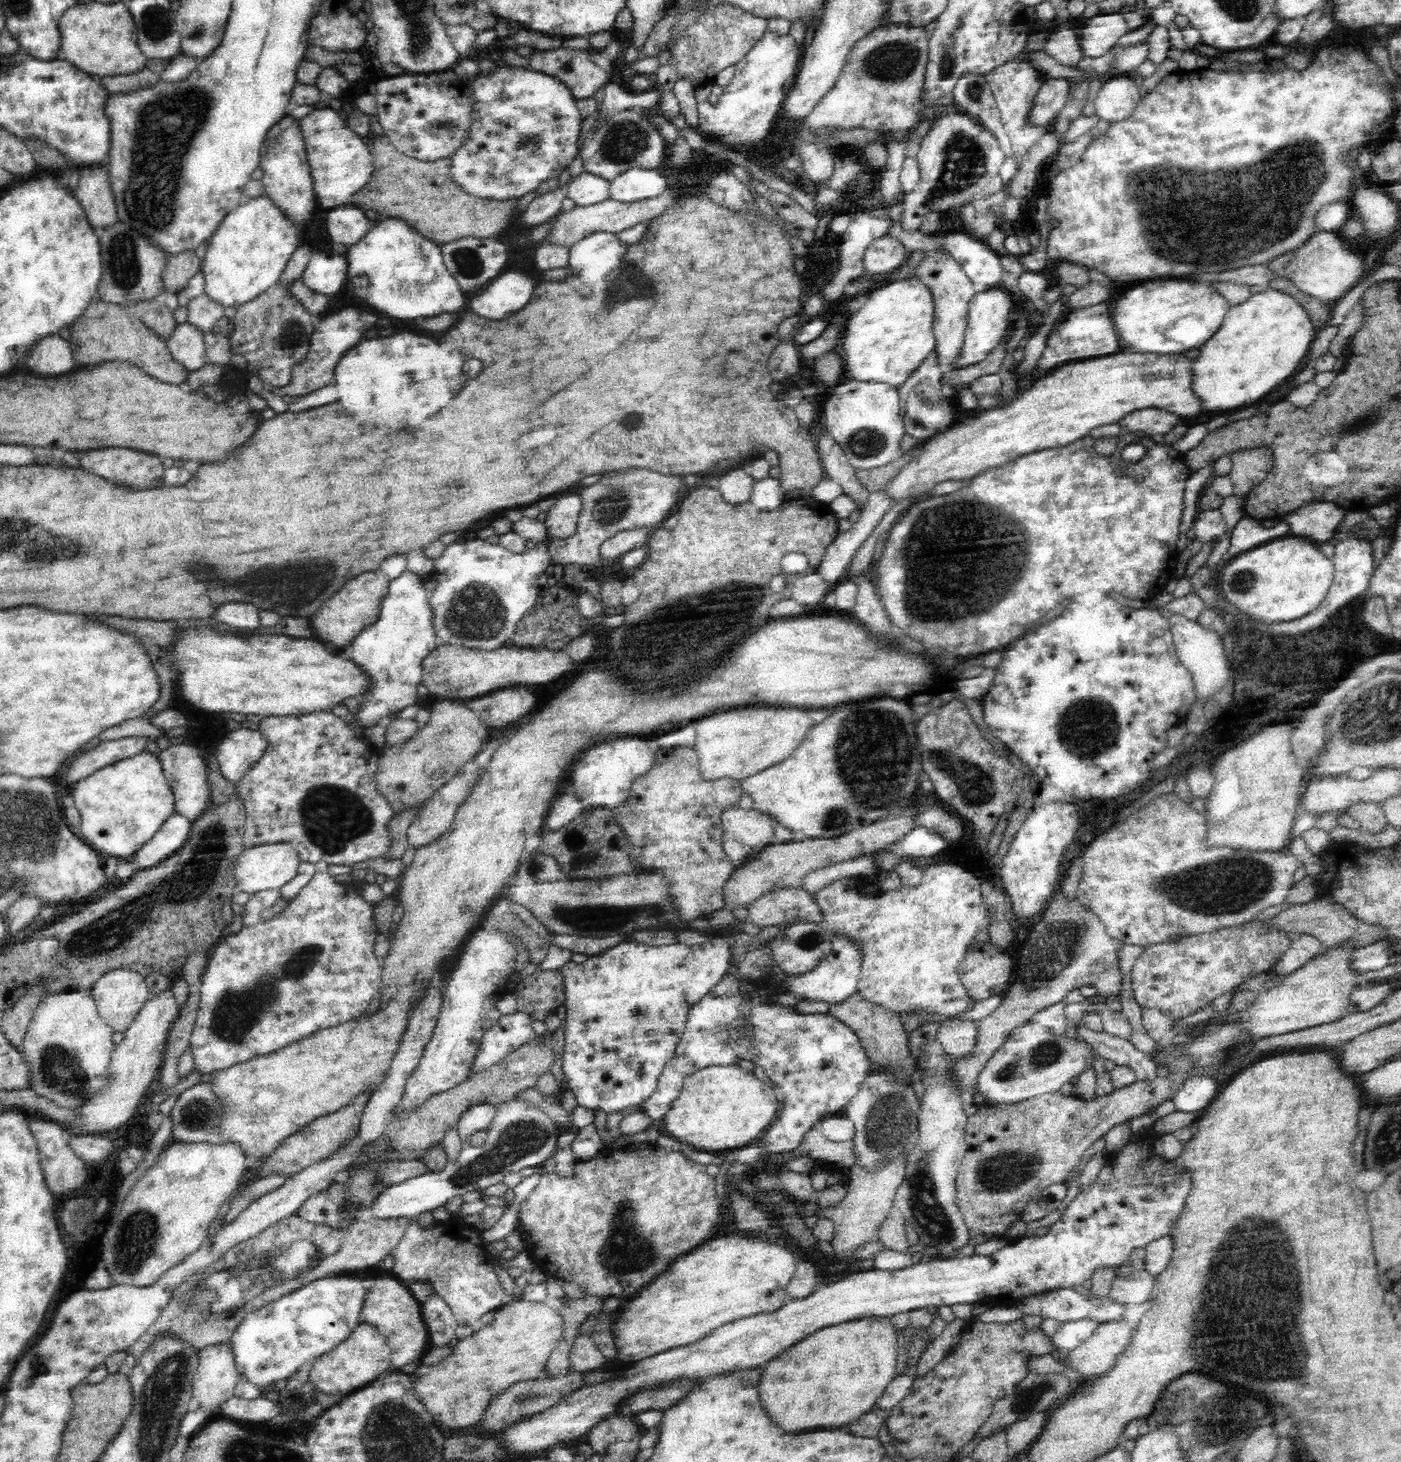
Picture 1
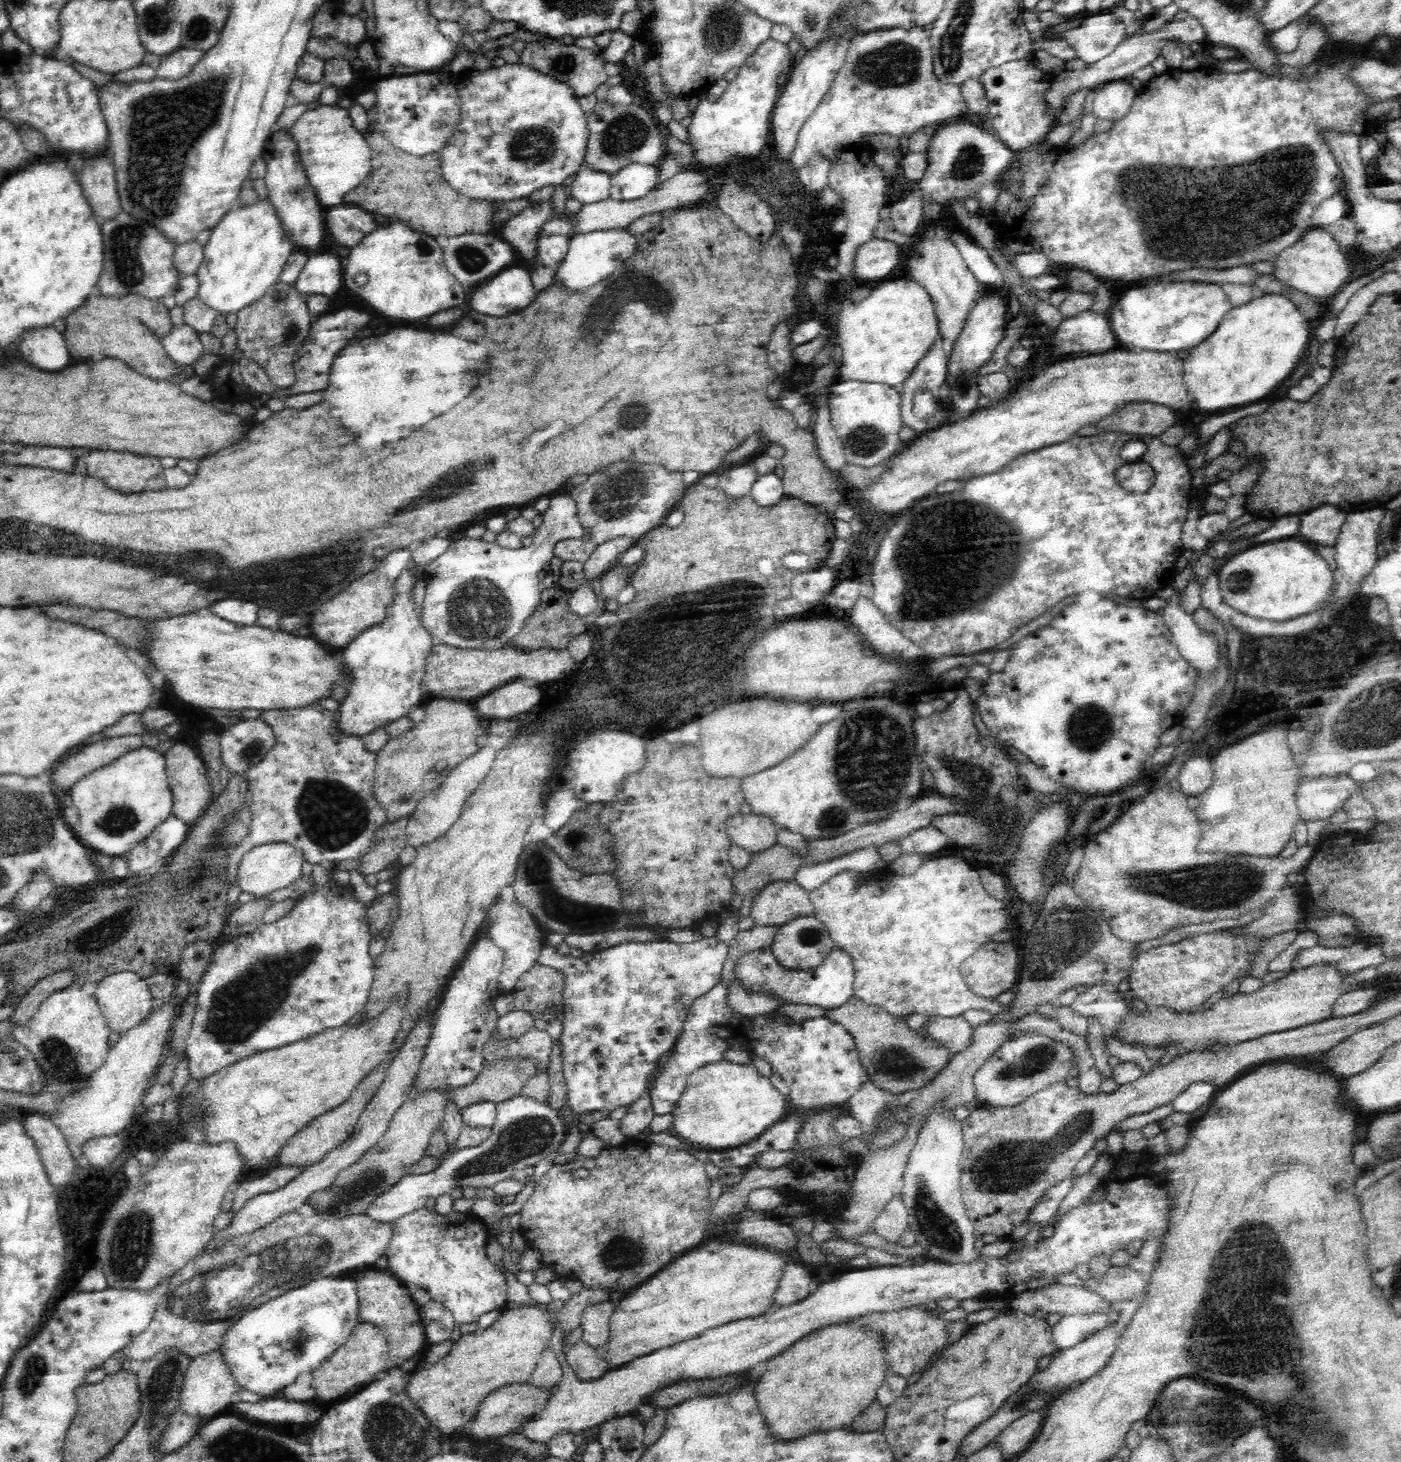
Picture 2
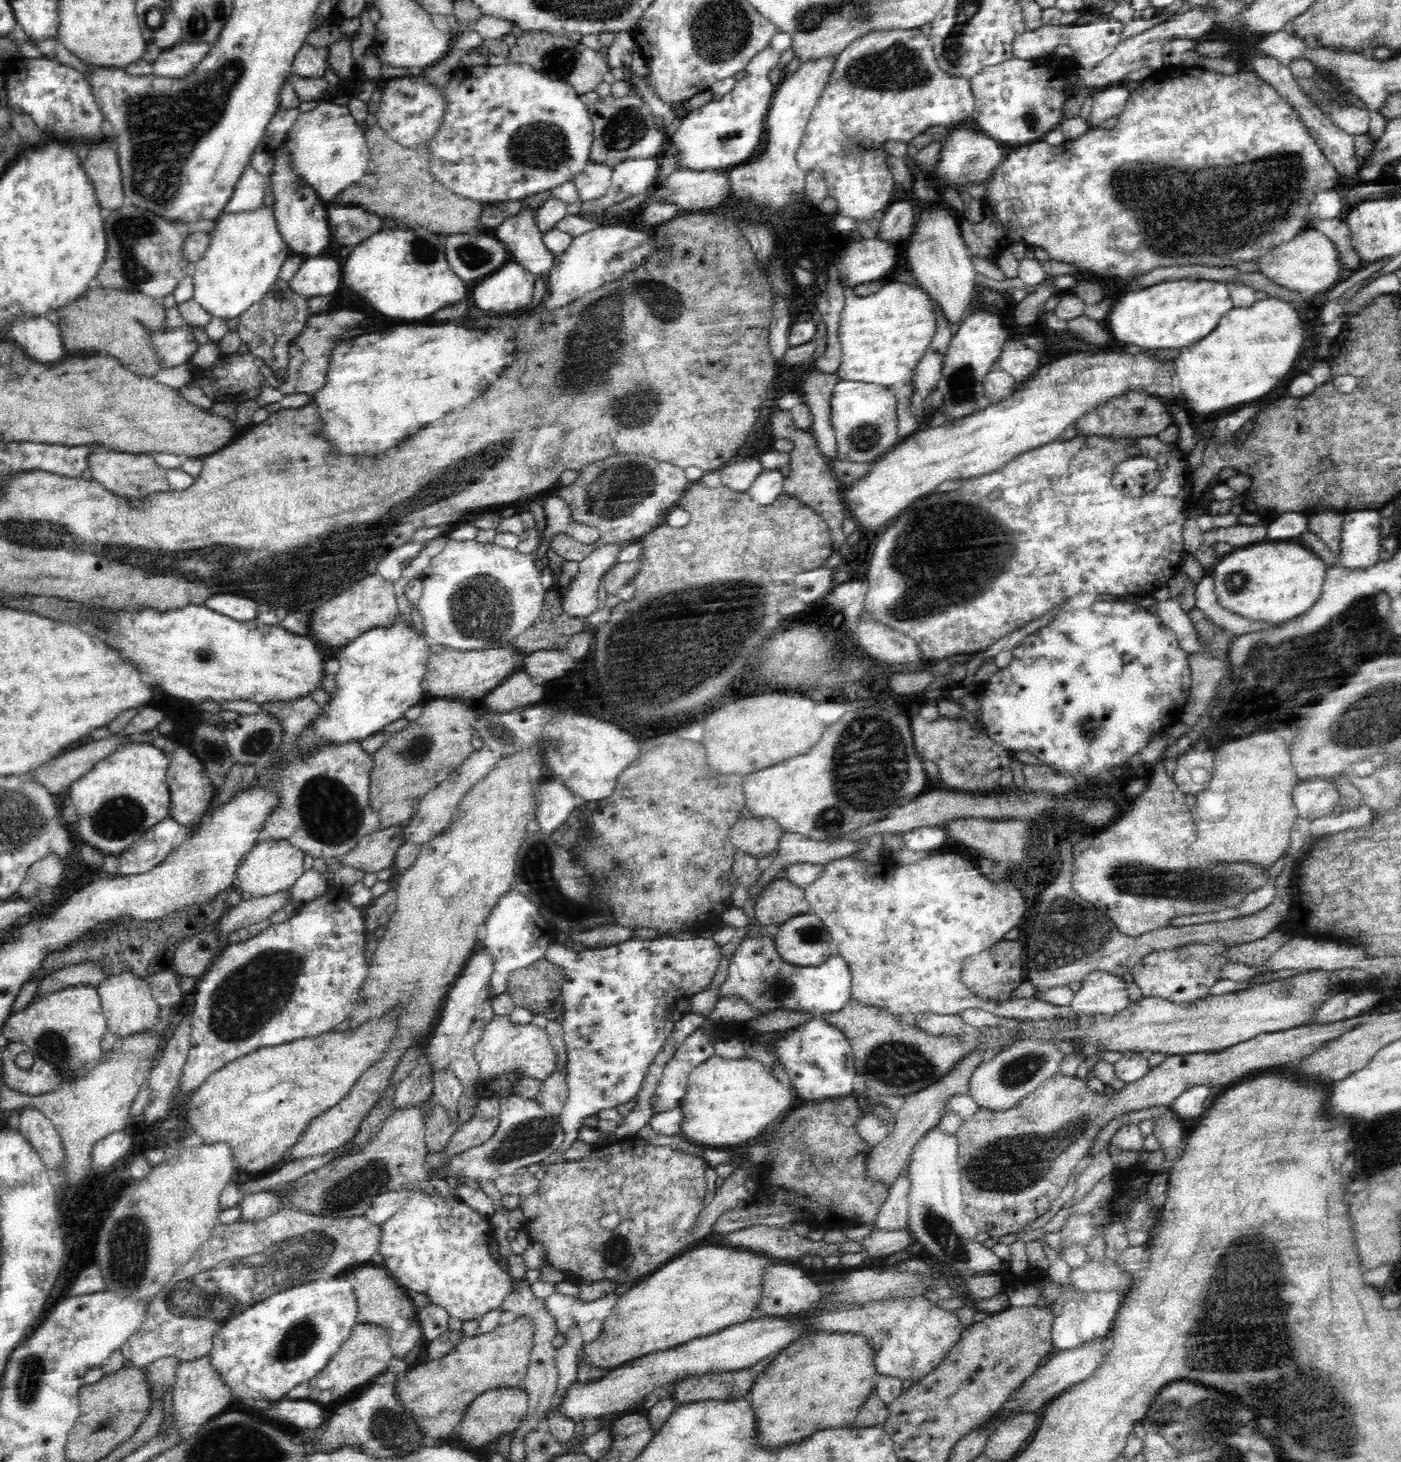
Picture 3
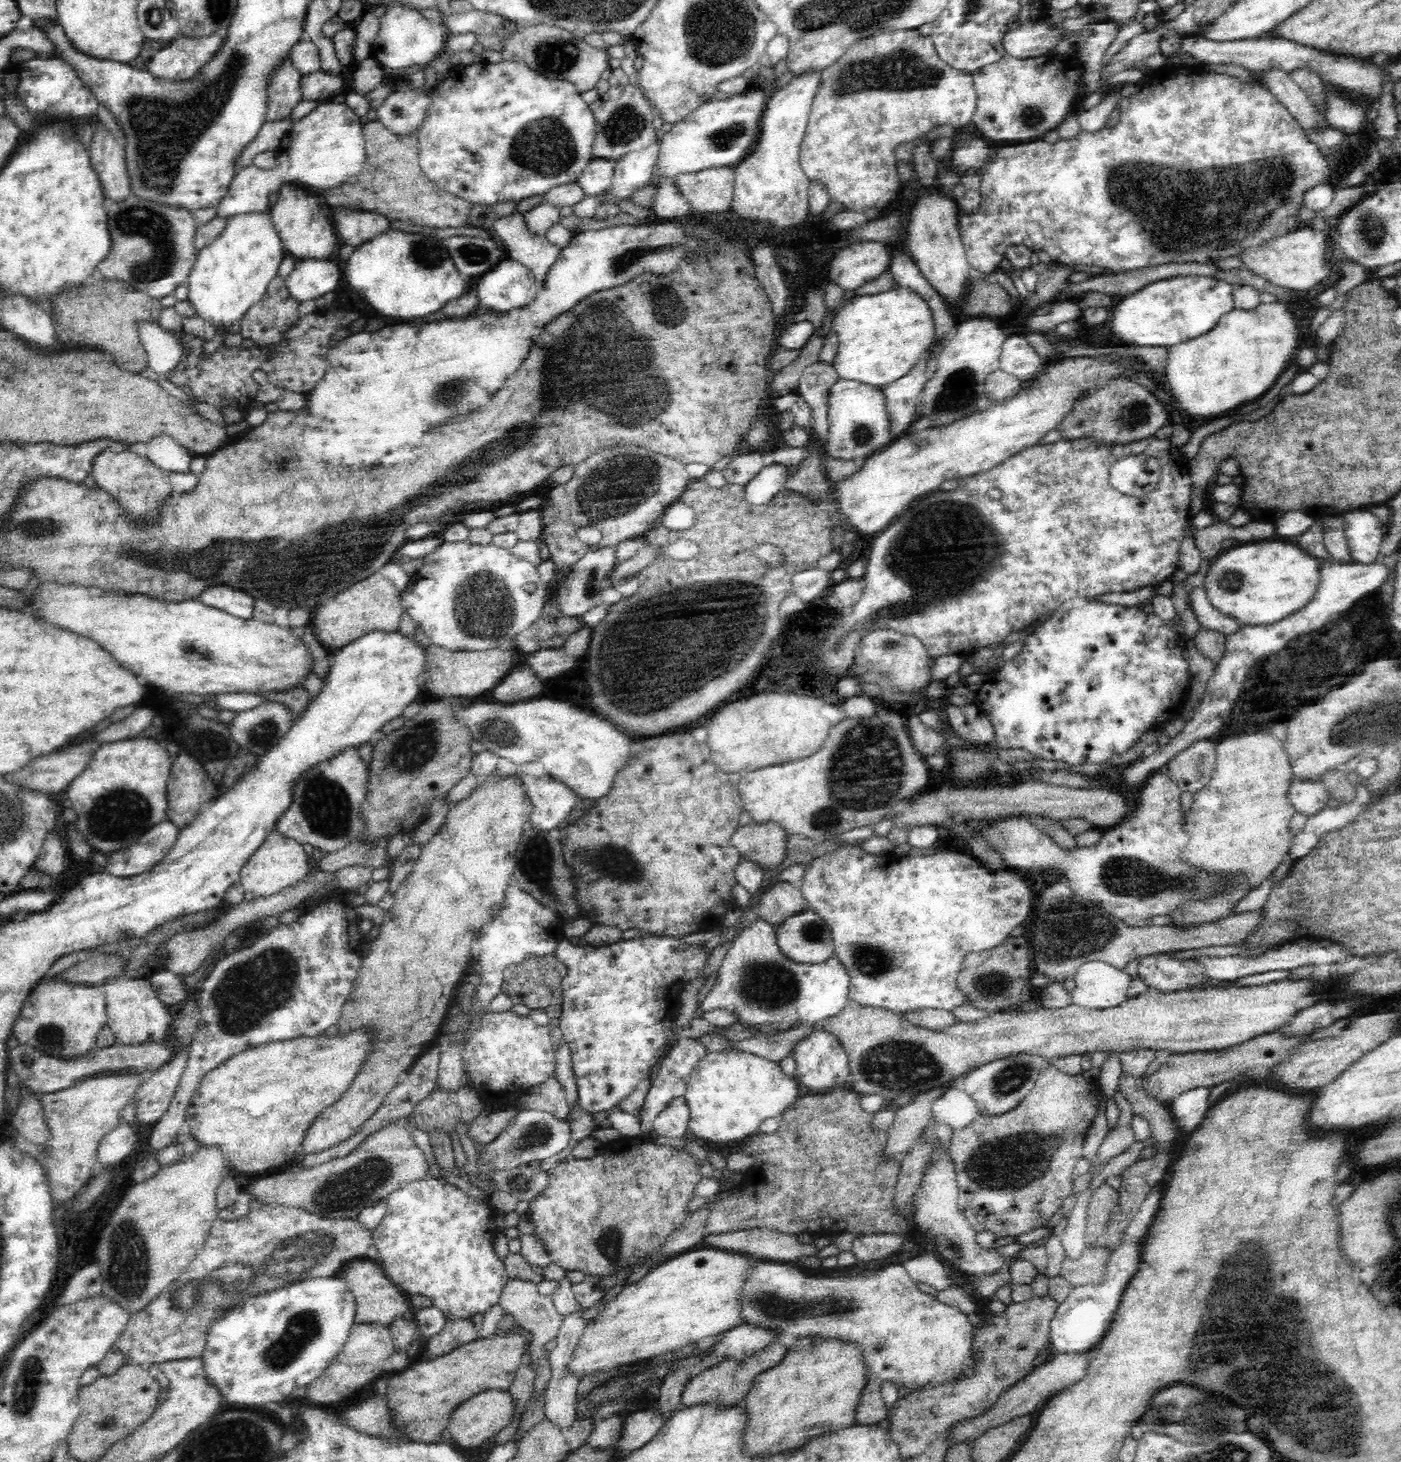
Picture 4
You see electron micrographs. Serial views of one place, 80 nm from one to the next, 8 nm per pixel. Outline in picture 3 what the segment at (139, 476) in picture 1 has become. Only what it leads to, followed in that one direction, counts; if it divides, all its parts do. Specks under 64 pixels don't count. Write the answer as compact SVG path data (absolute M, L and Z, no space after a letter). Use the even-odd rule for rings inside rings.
M98 448L96 452L92 452L92 456L88 456L90 460L90 470L92 476L96 478L96 482L104 484L104 488L108 488L110 492L118 494L120 498L132 500L130 504L140 504L139 500L146 498L154 492L166 492L168 490L168 482L166 482L166 470L162 470L152 456L148 454L124 454L124 452L108 452L104 448Z

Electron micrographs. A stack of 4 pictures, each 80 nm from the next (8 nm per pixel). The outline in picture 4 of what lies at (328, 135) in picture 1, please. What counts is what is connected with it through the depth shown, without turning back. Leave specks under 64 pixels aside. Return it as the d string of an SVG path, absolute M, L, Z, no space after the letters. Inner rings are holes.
M330 99L319 102L314 110L294 123L282 138L282 144L275 150L274 168L261 170L252 163L235 174L226 196L217 206L217 214L231 217L264 212L268 210L268 196L286 183L314 188L332 188L332 184L344 184L344 180L348 180L348 176L356 176L356 172L360 172L360 164L364 164L363 122L346 104L335 105Z

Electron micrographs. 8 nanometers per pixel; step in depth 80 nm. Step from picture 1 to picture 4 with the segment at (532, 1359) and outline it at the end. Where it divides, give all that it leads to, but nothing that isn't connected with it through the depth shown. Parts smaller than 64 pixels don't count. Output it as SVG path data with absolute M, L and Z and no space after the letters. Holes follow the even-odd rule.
M518 1331L494 1333L488 1338L478 1338L470 1343L461 1344L454 1351L436 1357L436 1360L416 1362L408 1370L401 1371L402 1374L390 1376L390 1384L388 1384L388 1390L386 1390L388 1408L394 1410L396 1422L408 1426L408 1430L404 1430L406 1434L402 1430L399 1434L404 1435L407 1440L424 1444L440 1441L443 1437L440 1428L444 1428L444 1420L448 1420L449 1414L458 1404L476 1396L476 1393L490 1389L504 1391L512 1384L516 1370L522 1364L522 1354L527 1347L526 1337L522 1337L522 1333L518 1333Z

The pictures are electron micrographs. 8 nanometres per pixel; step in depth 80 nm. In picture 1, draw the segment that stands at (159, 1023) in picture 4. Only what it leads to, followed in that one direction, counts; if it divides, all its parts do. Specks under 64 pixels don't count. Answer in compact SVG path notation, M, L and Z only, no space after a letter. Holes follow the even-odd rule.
M114 969L101 976L92 986L91 996L96 1002L98 1015L106 1024L116 1032L126 1032L130 1024L134 1022L136 1016L140 1014L140 1009L152 996L146 982L145 976L132 969Z

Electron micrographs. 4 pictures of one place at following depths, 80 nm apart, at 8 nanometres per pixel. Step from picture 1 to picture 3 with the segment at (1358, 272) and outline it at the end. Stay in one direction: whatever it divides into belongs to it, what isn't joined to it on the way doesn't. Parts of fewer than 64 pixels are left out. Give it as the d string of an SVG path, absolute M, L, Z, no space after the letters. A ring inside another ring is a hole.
M1311 227L1297 233L1292 240L1284 241L1284 244L1278 244L1276 248L1270 248L1264 256L1258 256L1255 262L1259 264L1260 273L1272 279L1274 283L1302 294L1308 292L1308 298L1312 298L1314 294L1321 298L1340 283L1340 269L1346 266L1346 262L1338 255L1334 241Z

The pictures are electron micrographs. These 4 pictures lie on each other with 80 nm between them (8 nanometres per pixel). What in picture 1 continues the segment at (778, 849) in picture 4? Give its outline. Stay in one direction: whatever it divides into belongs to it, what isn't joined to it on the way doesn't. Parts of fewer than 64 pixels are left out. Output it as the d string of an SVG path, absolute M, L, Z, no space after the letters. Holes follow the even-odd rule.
M728 807L721 816L723 830L747 849L760 850L772 844L776 820L754 808Z

